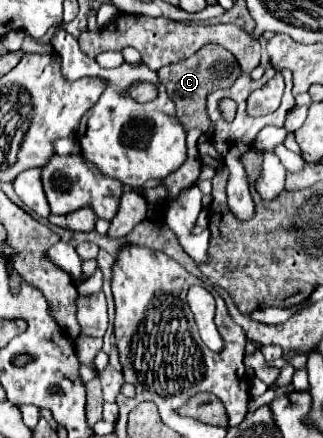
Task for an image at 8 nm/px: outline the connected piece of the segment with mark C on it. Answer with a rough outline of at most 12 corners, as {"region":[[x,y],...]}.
{"region":[[203,45],[157,71],[185,131],[211,127],[205,99],[241,67],[225,47]]}

